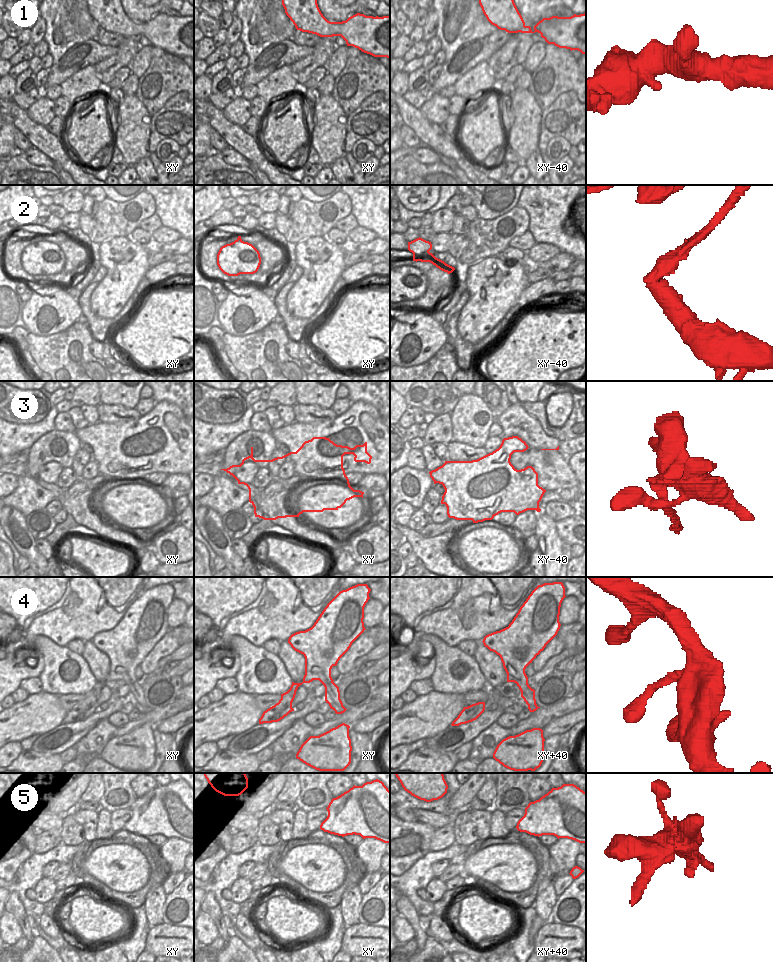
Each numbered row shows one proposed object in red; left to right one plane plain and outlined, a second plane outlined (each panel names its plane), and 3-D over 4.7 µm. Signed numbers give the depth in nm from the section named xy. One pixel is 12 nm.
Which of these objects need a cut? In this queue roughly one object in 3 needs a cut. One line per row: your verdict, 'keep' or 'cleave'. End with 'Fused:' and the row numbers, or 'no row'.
1: keep
2: cleave
3: cleave
4: keep
5: keep
Fused: 2, 3

